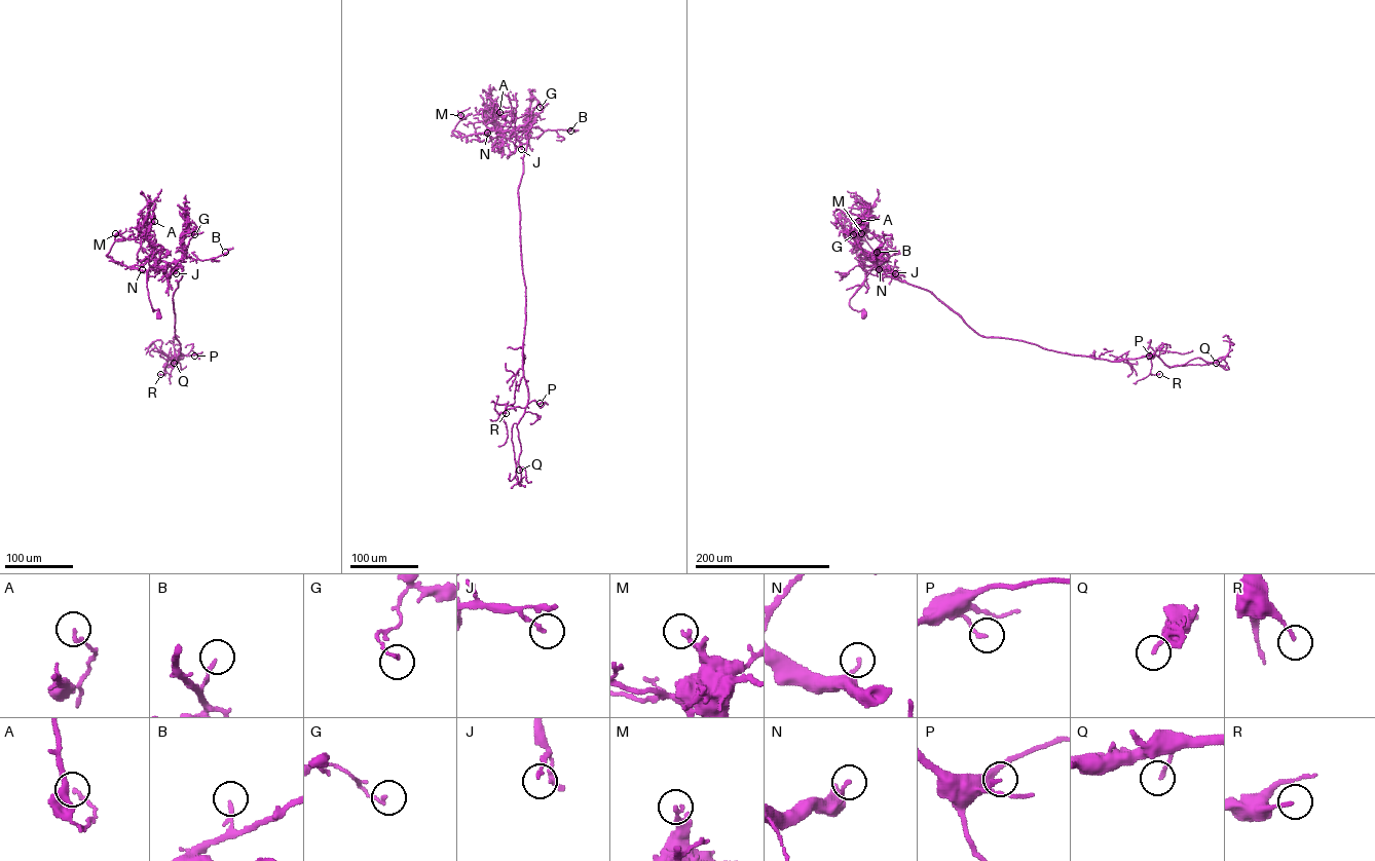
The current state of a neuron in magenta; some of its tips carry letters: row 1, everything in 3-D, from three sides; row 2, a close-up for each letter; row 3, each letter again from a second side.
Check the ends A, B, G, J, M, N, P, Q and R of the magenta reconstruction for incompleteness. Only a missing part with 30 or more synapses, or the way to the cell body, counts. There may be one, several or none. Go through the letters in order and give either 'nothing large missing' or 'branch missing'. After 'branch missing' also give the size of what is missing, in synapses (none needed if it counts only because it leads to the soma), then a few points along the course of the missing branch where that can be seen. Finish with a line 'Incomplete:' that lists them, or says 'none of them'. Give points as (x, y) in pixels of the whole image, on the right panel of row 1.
A: nothing large missing
B: nothing large missing
G: nothing large missing
J: nothing large missing
M: nothing large missing
N: branch missing | 45 syn
P: nothing large missing
Q: nothing large missing
R: nothing large missing
Incomplete: N

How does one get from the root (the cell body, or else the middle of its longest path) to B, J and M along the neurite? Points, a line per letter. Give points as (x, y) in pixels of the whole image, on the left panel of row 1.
B: (159, 315), (158, 310), (153, 310), (148, 296), (148, 269), (183, 258), (202, 260), (225, 252)
J: (159, 315), (158, 310), (153, 310), (149, 299), (146, 272), (156, 265), (169, 265), (176, 273)
M: (159, 315), (158, 310), (153, 310), (148, 296), (148, 269), (126, 267), (107, 255), (115, 233)

